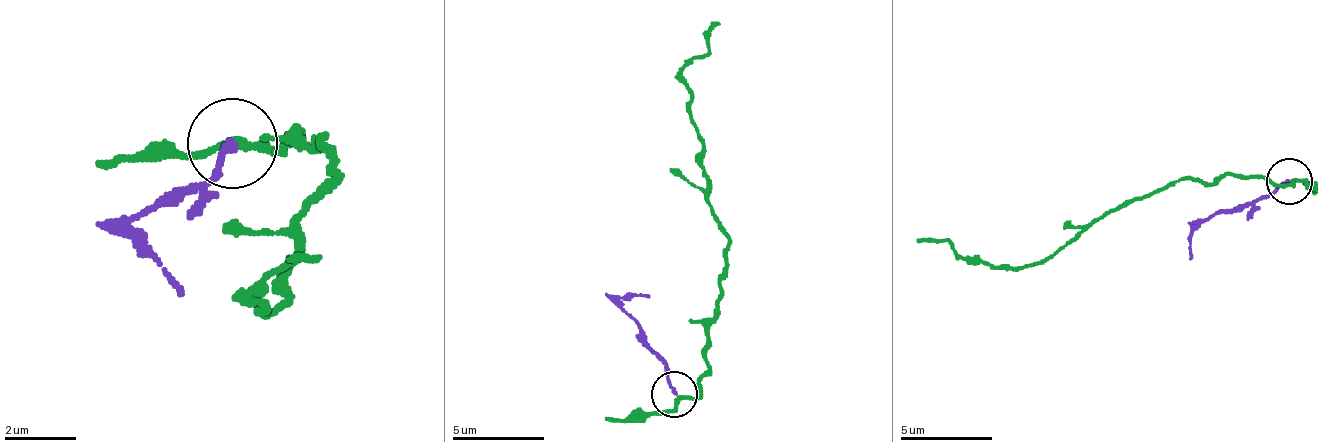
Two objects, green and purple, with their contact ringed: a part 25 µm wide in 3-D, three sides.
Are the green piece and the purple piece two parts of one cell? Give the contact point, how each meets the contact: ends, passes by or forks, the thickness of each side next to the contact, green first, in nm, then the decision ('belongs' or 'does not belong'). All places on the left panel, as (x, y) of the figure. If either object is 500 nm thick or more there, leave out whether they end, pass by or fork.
(232, 143) | green passes by | purple ends | 220/160 nm | does not belong

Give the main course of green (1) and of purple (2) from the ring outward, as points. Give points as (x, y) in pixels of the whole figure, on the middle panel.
1: (675, 397), (698, 393), (726, 264), (726, 232), (708, 195), (685, 66), (703, 53), (717, 20)
2: (675, 393), (662, 356), (625, 310), (634, 296), (648, 296)

